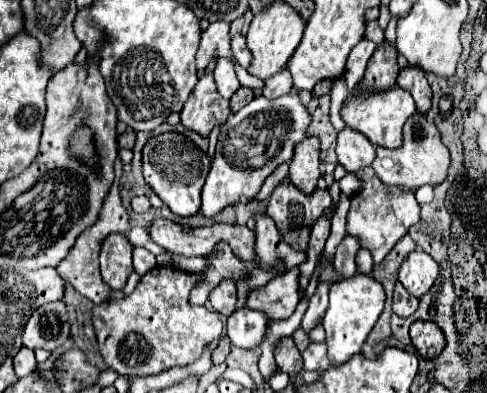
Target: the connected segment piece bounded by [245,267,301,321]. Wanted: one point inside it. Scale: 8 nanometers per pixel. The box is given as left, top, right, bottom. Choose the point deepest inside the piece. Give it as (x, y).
(278, 298)

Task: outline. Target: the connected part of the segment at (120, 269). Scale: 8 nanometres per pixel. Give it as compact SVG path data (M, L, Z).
M113 233L109 235L101 245L101 277L103 281L115 289L121 291L133 273L133 245L125 235Z

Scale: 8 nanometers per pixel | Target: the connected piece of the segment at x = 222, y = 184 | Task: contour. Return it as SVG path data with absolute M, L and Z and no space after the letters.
M299 93L281 95L277 99L255 97L249 105L233 113L219 133L215 159L211 161L211 171L201 193L201 213L211 219L229 205L253 201L263 181L281 163L291 161L293 149L307 137L309 125L311 113Z

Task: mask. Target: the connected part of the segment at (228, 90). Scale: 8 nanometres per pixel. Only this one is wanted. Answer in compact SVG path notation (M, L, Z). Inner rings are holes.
M219 57L219 59L217 59L213 77L215 77L215 83L217 83L219 93L221 93L225 99L231 99L231 95L241 87L241 85L239 85L239 79L237 79L237 75L235 75L235 65L233 65L233 61L227 59L227 57Z

